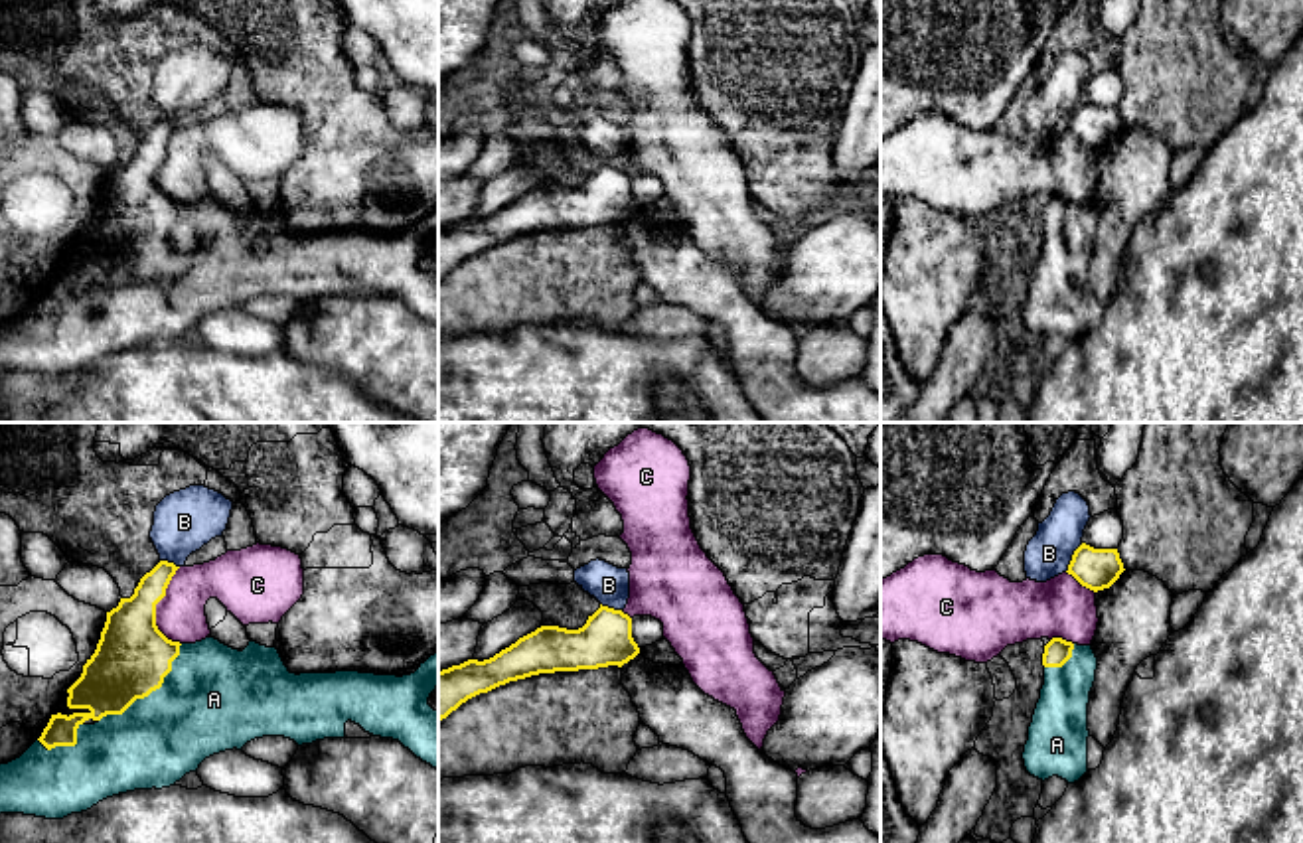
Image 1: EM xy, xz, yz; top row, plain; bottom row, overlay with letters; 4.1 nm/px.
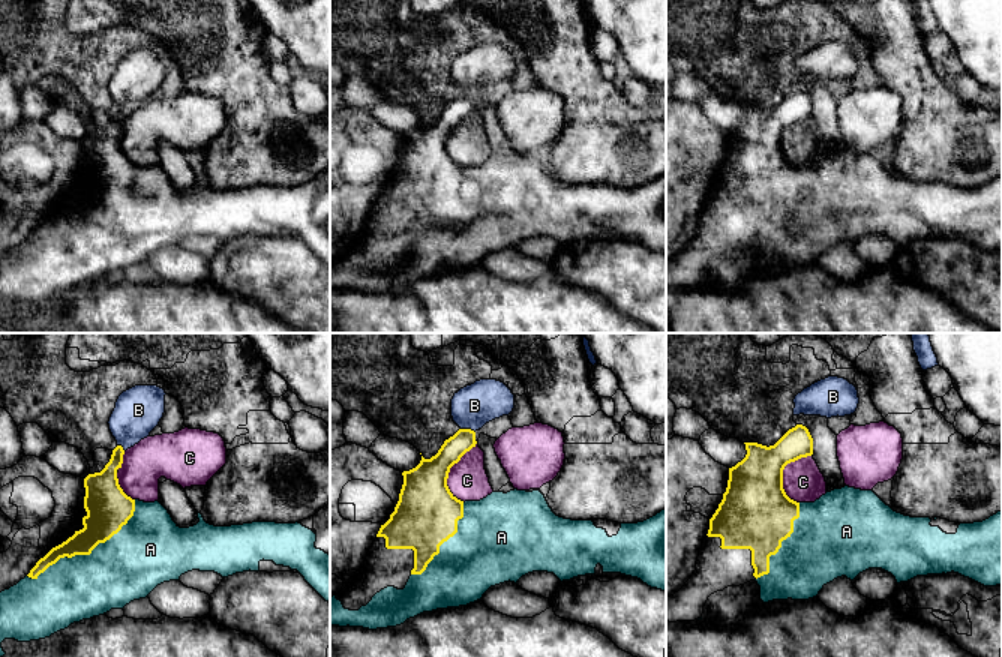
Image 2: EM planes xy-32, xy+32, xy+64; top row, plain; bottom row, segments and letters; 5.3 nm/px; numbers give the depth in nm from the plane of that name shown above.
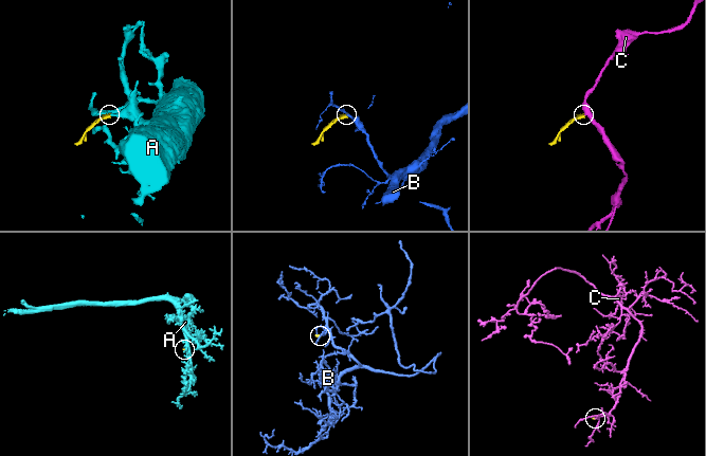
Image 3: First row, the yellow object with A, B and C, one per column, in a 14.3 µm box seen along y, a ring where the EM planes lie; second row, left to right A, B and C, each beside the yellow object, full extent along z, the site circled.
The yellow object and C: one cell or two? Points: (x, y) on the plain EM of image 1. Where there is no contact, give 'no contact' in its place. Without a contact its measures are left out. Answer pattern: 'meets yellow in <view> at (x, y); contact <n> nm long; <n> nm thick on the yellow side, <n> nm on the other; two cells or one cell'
meets yellow in xy at (154, 166); contact 320 nm long; 300 nm thick on the yellow side, 200 nm on the other; two cells

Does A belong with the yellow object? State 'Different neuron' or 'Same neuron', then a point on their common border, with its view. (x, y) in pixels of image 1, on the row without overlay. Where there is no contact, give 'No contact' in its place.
Same neuron. Touches yellow at xy (151, 249)

